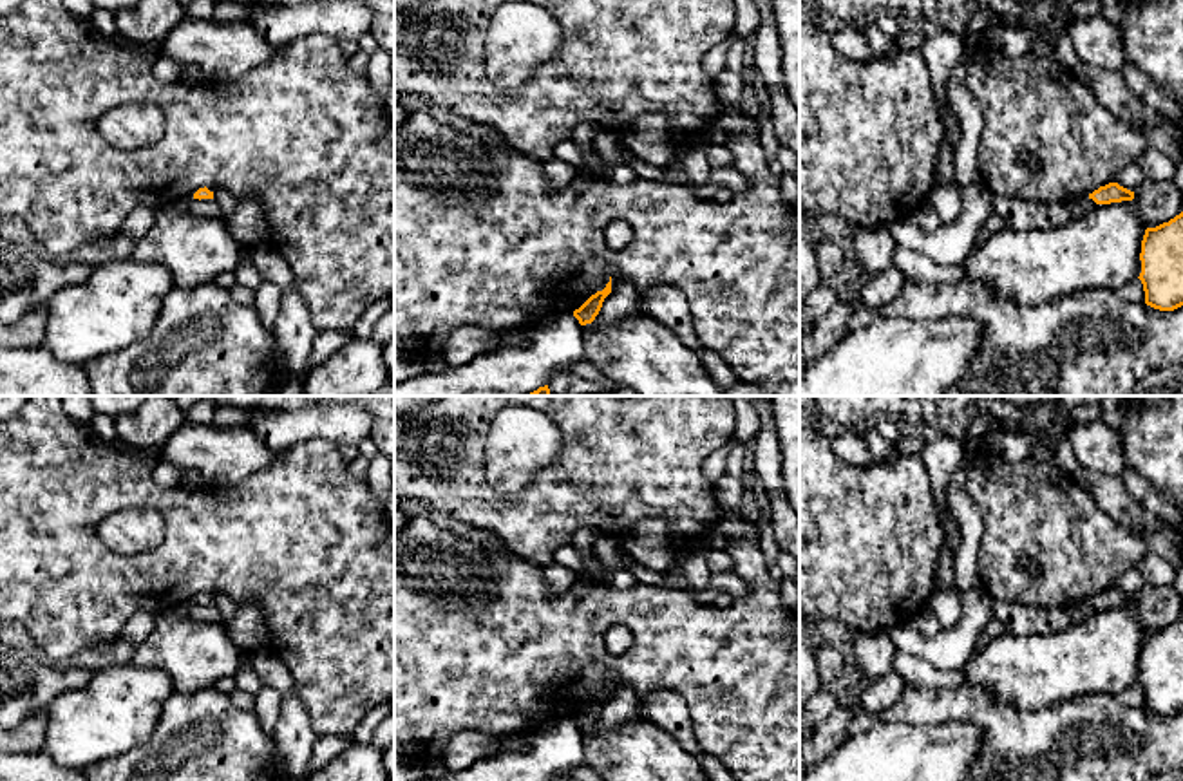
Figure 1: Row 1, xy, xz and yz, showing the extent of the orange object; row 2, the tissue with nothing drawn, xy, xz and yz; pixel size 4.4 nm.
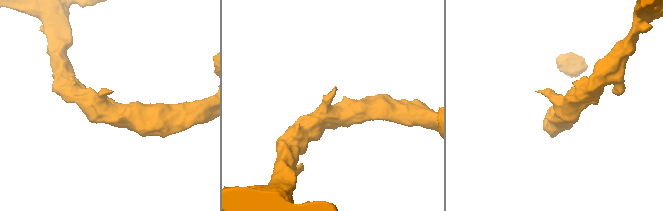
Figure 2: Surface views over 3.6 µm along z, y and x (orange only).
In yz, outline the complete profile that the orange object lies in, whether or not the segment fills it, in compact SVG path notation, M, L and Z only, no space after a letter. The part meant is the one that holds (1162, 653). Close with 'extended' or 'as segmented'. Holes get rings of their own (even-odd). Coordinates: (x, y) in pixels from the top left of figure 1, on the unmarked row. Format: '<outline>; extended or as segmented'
M1183 616L1156 633L1147 633L1141 645L1140 685L1145 709L1159 716L1183 710Z; as segmented

